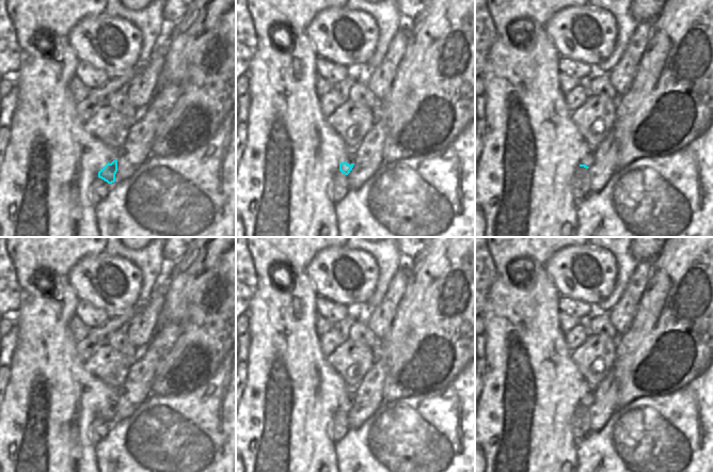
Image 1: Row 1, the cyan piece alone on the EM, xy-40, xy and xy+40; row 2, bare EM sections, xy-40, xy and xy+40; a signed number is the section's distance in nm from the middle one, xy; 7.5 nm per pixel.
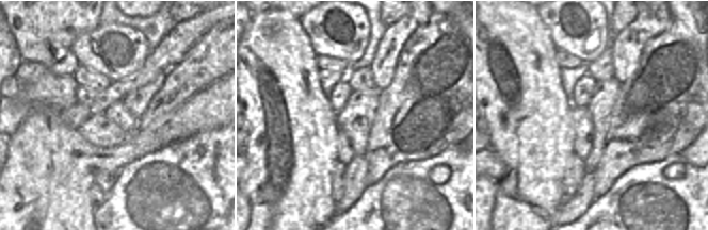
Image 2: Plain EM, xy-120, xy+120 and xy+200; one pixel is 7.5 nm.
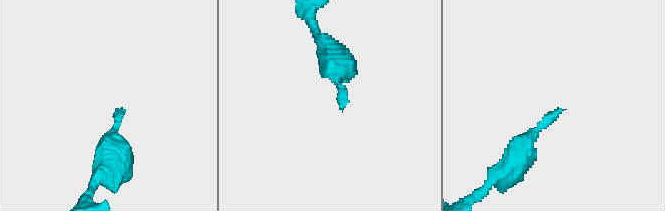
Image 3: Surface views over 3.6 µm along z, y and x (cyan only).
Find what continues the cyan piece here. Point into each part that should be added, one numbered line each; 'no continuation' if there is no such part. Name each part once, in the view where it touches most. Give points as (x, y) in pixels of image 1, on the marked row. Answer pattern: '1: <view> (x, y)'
1: xy (349, 157)

